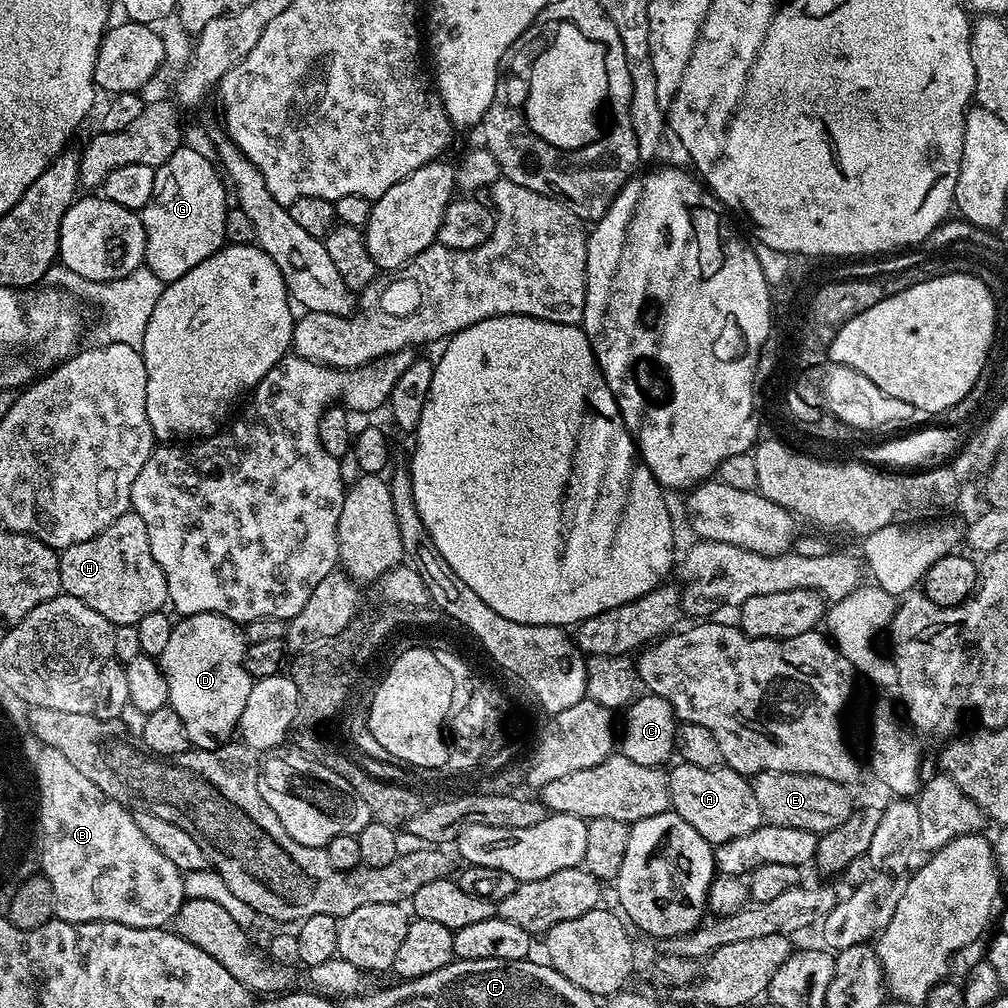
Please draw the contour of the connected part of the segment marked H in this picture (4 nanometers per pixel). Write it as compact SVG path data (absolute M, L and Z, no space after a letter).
M131 510L123 512L106 530L102 530L94 538L86 542L78 542L74 546L63 549L60 557L60 590L65 596L78 598L90 610L98 610L102 618L106 618L112 625L137 624L146 614L161 611L168 604L168 587L166 574L158 562L154 562L154 554L150 554L150 534L146 534L146 522L138 518L138 514Z

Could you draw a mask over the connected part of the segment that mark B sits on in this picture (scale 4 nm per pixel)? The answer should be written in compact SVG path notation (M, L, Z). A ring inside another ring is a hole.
M43 748L38 754L38 774L35 776L36 781L40 783L40 788L44 788L44 840L39 846L40 864L39 871L48 879L50 886L54 886L54 910L56 911L55 919L65 920L71 924L89 924L95 920L105 920L106 922L118 922L122 926L134 926L135 928L163 928L171 925L175 921L178 910L184 905L186 899L184 894L184 873L174 862L166 858L158 850L154 843L150 842L138 828L134 815L125 805L120 804L117 800L112 800L86 774L81 774L74 767L74 762L62 754L62 750L53 748Z

